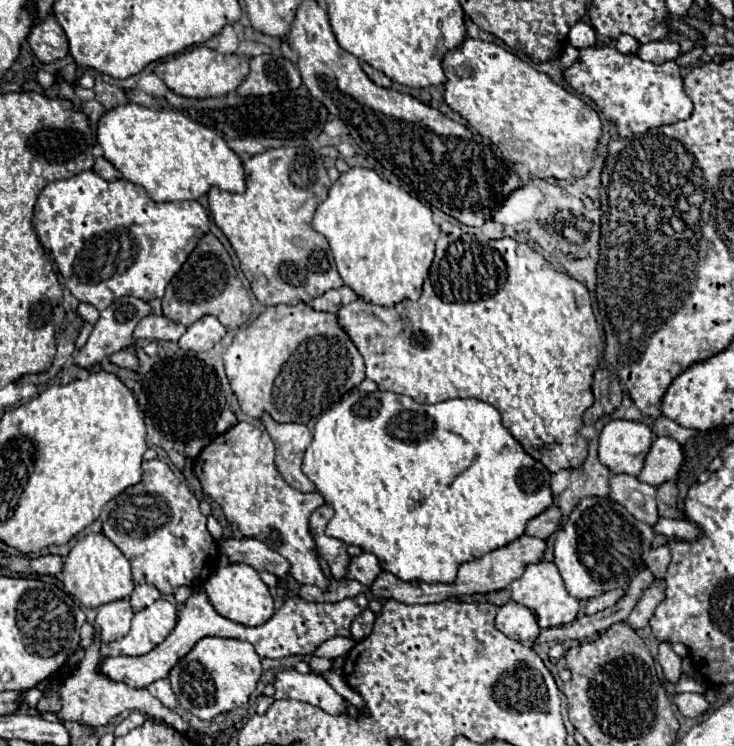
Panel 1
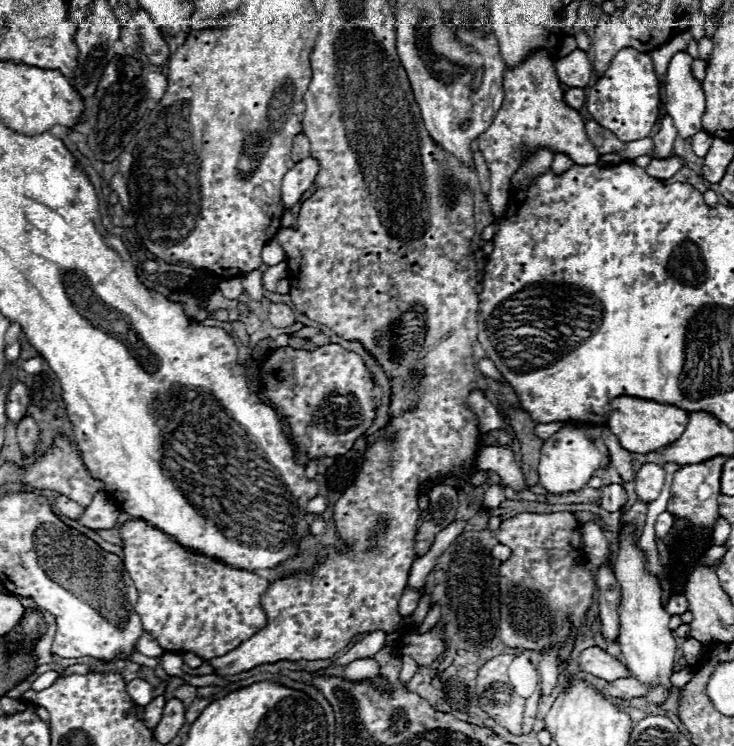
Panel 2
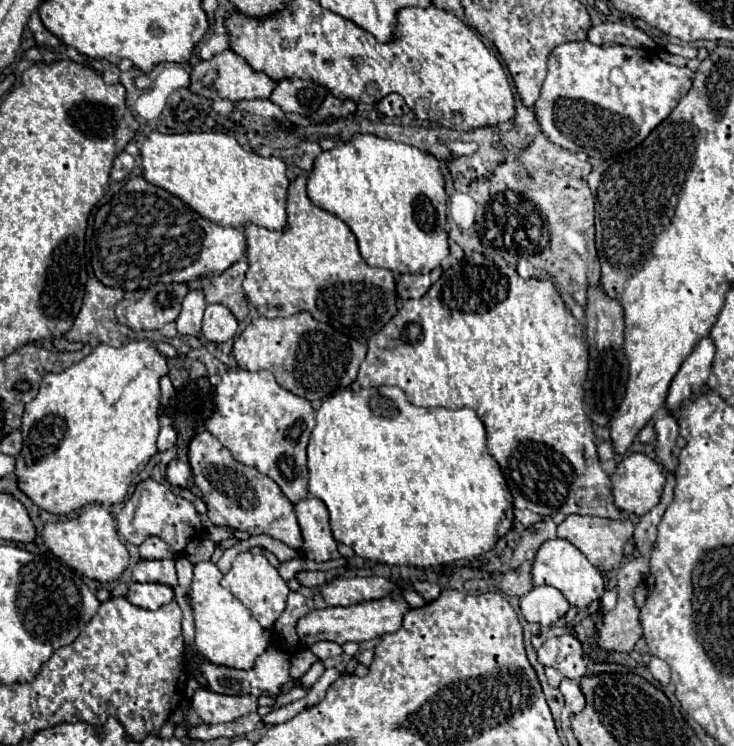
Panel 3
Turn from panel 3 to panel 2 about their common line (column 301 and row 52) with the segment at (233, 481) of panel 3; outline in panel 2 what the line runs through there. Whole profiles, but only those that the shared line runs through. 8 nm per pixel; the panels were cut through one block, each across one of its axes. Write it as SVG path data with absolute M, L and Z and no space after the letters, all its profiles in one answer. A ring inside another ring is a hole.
M544 48L526 56L520 66L506 68L502 88L502 108L496 112L490 128L476 138L478 150L490 168L490 192L486 198L494 216L502 216L506 210L510 198L508 184L512 174L522 164L522 156L540 148L548 148L554 154L570 156L574 164L582 166L596 164L600 158L586 136L582 116L564 104L564 90L560 88L560 80L554 72L554 62L548 58Z

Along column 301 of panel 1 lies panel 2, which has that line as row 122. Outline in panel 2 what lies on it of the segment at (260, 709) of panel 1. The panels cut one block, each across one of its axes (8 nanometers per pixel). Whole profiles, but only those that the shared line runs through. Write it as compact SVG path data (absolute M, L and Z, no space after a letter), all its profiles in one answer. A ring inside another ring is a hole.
M686 52L674 54L668 64L662 102L682 138L692 138L702 130L704 92L702 84L692 76L692 58Z

